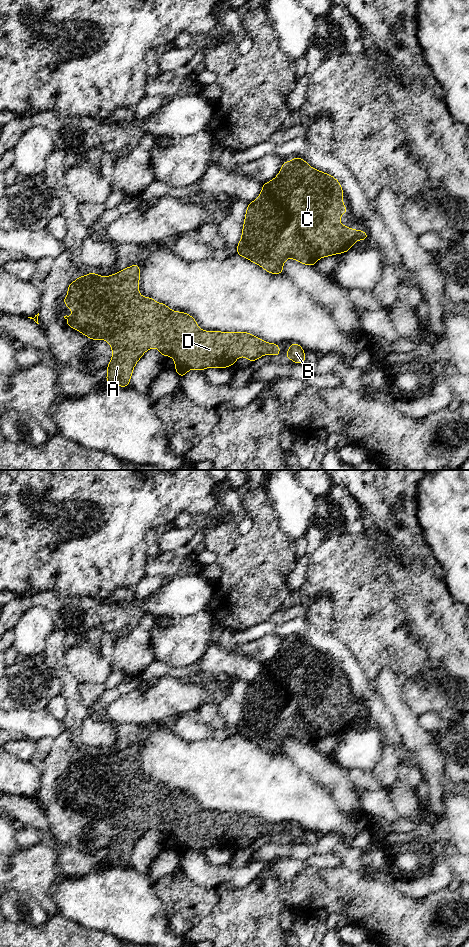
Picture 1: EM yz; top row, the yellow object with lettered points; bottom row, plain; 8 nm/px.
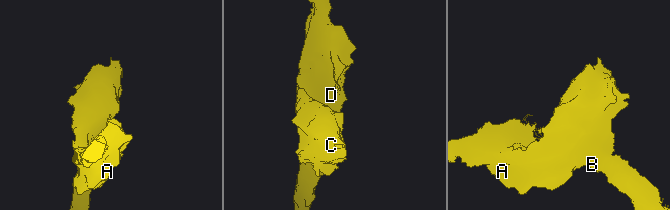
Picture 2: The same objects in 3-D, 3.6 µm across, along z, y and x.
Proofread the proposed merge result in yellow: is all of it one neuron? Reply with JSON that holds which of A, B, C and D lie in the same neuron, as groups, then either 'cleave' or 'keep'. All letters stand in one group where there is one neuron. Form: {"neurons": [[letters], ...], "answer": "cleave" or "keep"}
{"neurons": [["A", "B", "C", "D"]], "answer": "keep"}

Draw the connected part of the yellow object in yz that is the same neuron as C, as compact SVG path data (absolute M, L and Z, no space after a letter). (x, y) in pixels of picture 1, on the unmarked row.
M294 637L290 642L285 641L277 656L264 663L260 675L248 683L236 734L271 754L281 754L288 738L314 747L315 742L323 737L346 733L358 720L366 720L368 714L340 704L340 696L347 692L347 687L343 685L343 675L341 664L330 654L312 648L299 637Z

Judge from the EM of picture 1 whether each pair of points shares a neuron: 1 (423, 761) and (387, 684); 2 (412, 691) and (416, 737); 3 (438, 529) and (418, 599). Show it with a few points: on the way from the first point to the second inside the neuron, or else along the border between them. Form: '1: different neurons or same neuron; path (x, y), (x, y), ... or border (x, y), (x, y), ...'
1: same neuron; path (418, 742), (402, 713), (394, 703)
2: different neurons; border (402, 692), (403, 702), (417, 717)
3: different neurons; border (421, 530), (426, 544), (443, 572)

